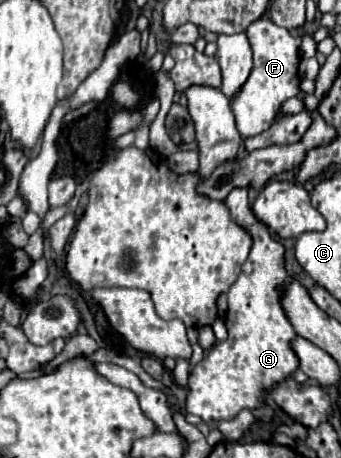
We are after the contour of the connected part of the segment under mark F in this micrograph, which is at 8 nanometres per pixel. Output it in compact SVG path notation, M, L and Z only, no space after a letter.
M260 18L254 24L250 24L250 28L246 30L248 42L252 46L252 54L254 54L254 68L250 72L250 78L246 80L246 84L242 86L242 92L238 92L238 96L232 100L232 112L236 118L236 128L240 132L242 138L252 138L260 132L264 132L266 128L270 128L270 124L274 122L280 104L292 96L296 96L300 92L298 84L298 62L300 62L300 50L296 44L296 38L286 30L276 26L272 20L268 18Z

